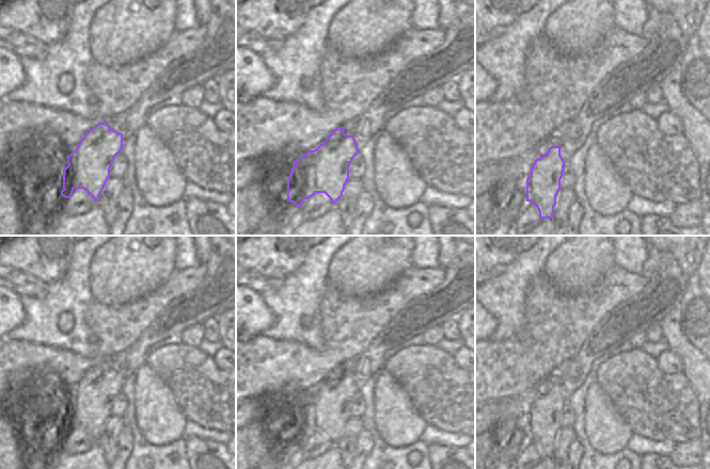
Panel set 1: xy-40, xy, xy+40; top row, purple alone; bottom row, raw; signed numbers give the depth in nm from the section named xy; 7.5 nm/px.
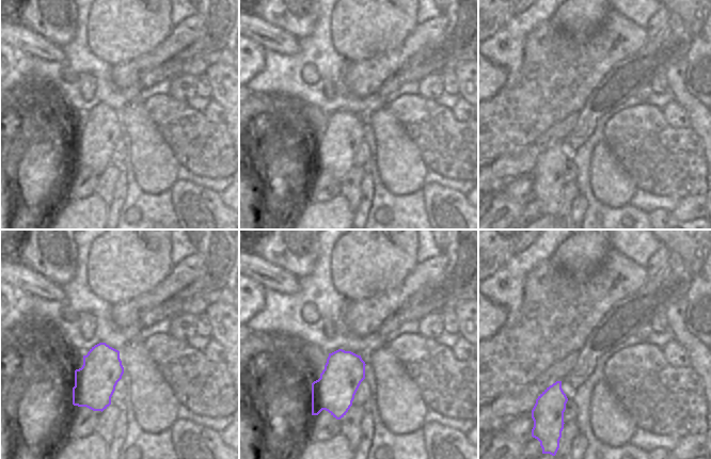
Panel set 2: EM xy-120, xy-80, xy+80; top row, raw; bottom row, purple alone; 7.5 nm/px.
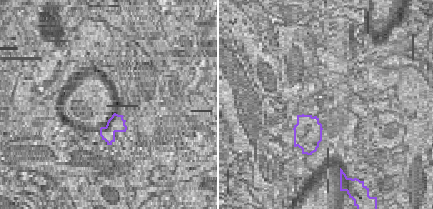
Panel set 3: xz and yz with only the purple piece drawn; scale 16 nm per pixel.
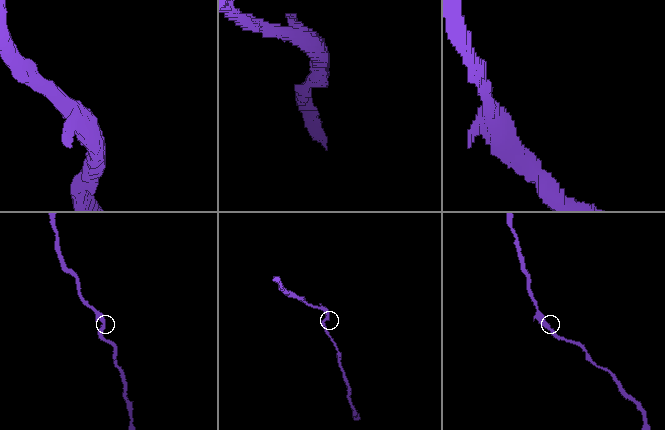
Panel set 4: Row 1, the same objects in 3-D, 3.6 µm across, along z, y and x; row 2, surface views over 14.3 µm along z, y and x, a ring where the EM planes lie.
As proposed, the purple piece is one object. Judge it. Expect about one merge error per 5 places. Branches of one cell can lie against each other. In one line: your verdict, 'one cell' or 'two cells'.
one cell

